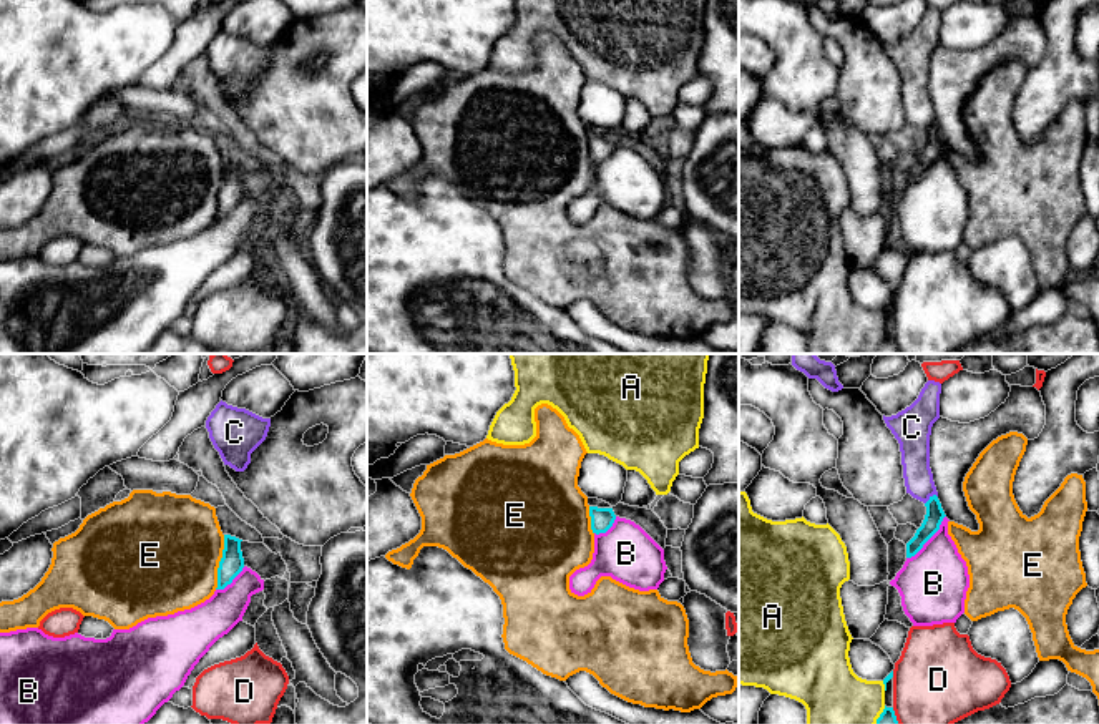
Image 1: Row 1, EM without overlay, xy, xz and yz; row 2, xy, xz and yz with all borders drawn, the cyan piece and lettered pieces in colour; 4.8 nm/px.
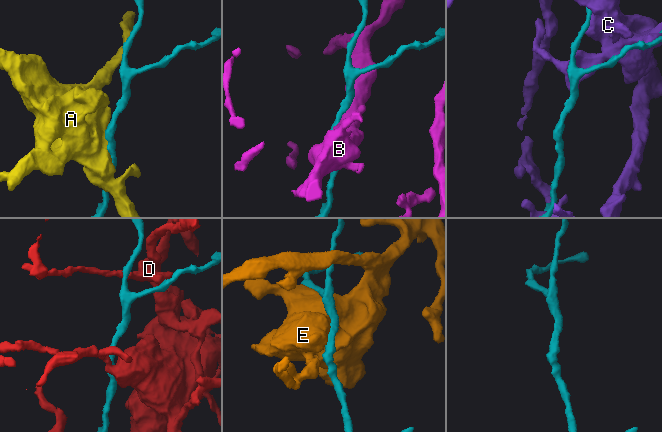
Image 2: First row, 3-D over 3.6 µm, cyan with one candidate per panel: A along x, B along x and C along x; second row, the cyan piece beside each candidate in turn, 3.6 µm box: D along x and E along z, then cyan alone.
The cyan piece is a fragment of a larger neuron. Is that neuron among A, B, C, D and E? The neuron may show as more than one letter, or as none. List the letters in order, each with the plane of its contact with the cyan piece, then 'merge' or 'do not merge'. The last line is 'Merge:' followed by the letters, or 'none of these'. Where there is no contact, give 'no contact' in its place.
A: meets cyan in yz; do not merge
B: meets cyan in yz; merge
C: meets cyan in yz; do not merge
D: meets cyan in yz; do not merge
E: meets cyan in xy; do not merge
Merge: B

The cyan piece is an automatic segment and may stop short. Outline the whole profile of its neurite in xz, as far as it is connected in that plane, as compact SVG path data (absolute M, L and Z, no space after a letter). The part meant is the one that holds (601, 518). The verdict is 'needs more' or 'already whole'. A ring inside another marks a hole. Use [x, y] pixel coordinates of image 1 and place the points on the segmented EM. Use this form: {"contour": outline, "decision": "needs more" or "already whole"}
{"contour": "M589 506L594 553L588 566L569 576L578 596L591 593L601 576L639 589L657 589L667 570L664 550L634 521L619 518L613 508Z", "decision": "needs more"}

